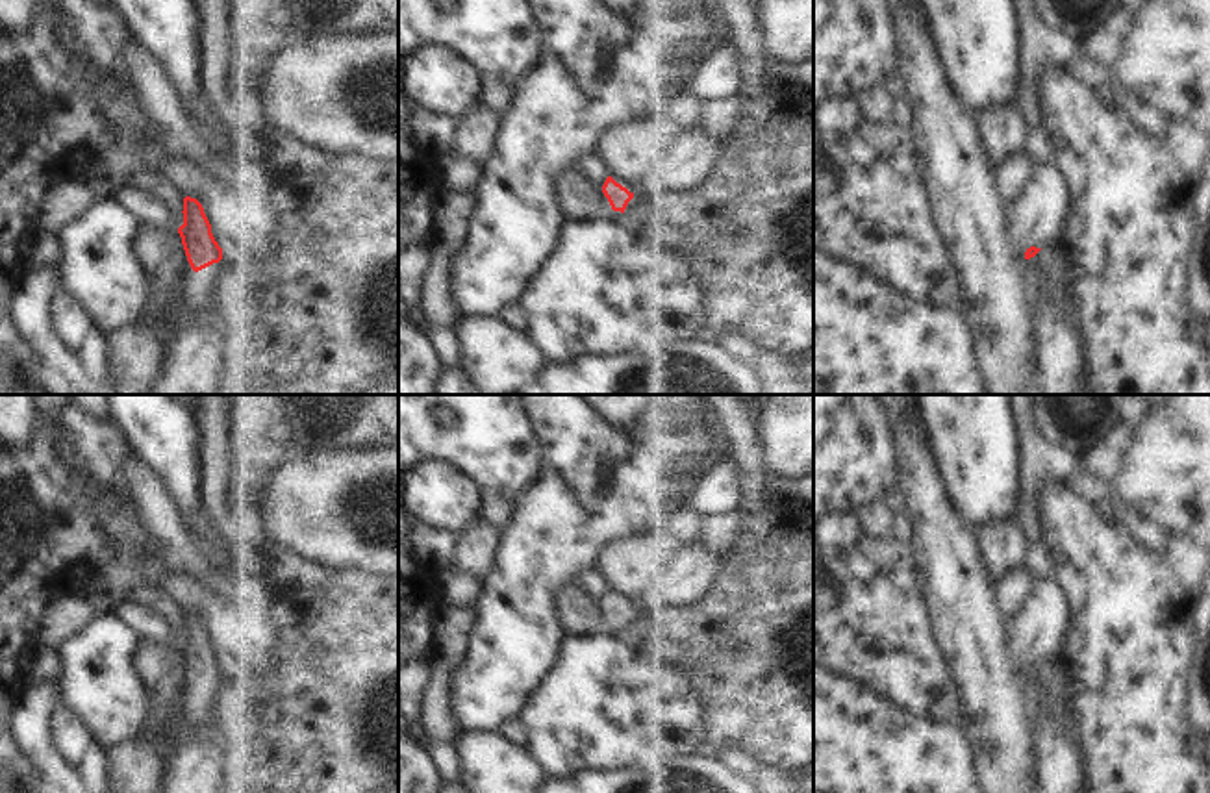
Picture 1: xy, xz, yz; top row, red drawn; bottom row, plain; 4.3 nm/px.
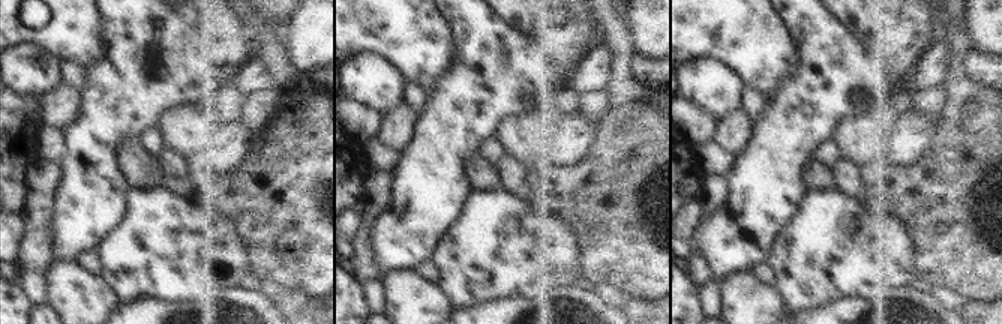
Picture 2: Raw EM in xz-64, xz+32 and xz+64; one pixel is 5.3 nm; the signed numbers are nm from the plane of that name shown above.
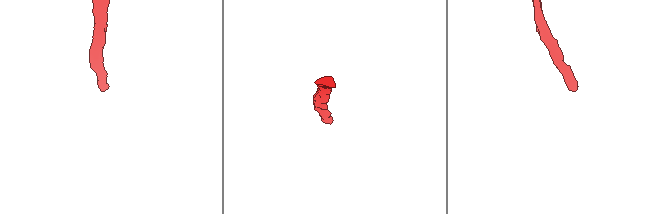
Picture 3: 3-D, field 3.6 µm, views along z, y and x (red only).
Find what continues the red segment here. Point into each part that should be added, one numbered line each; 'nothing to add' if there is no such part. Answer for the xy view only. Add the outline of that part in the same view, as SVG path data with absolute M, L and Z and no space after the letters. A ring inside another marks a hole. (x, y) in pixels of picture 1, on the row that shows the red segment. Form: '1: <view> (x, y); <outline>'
nothing to add

